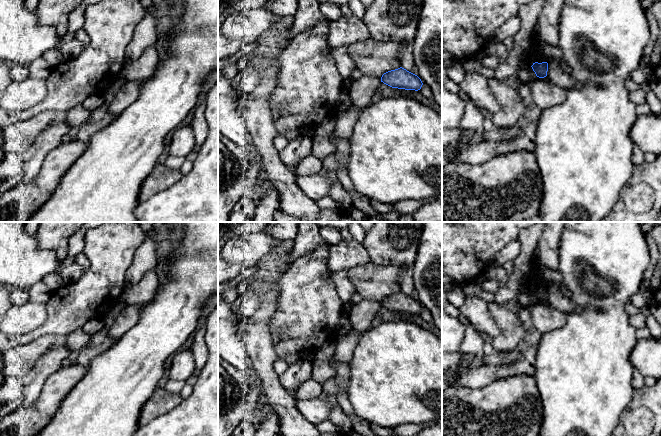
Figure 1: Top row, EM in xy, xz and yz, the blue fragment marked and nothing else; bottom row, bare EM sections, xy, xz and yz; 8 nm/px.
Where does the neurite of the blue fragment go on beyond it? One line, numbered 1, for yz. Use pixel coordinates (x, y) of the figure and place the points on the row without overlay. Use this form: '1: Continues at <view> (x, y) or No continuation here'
1: No continuation here

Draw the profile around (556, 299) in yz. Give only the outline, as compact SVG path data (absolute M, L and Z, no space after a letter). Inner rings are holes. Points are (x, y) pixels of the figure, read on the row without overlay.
M550 285L548 287L547 301L551 307L561 312L576 313L581 311L580 306L563 295L559 285Z

